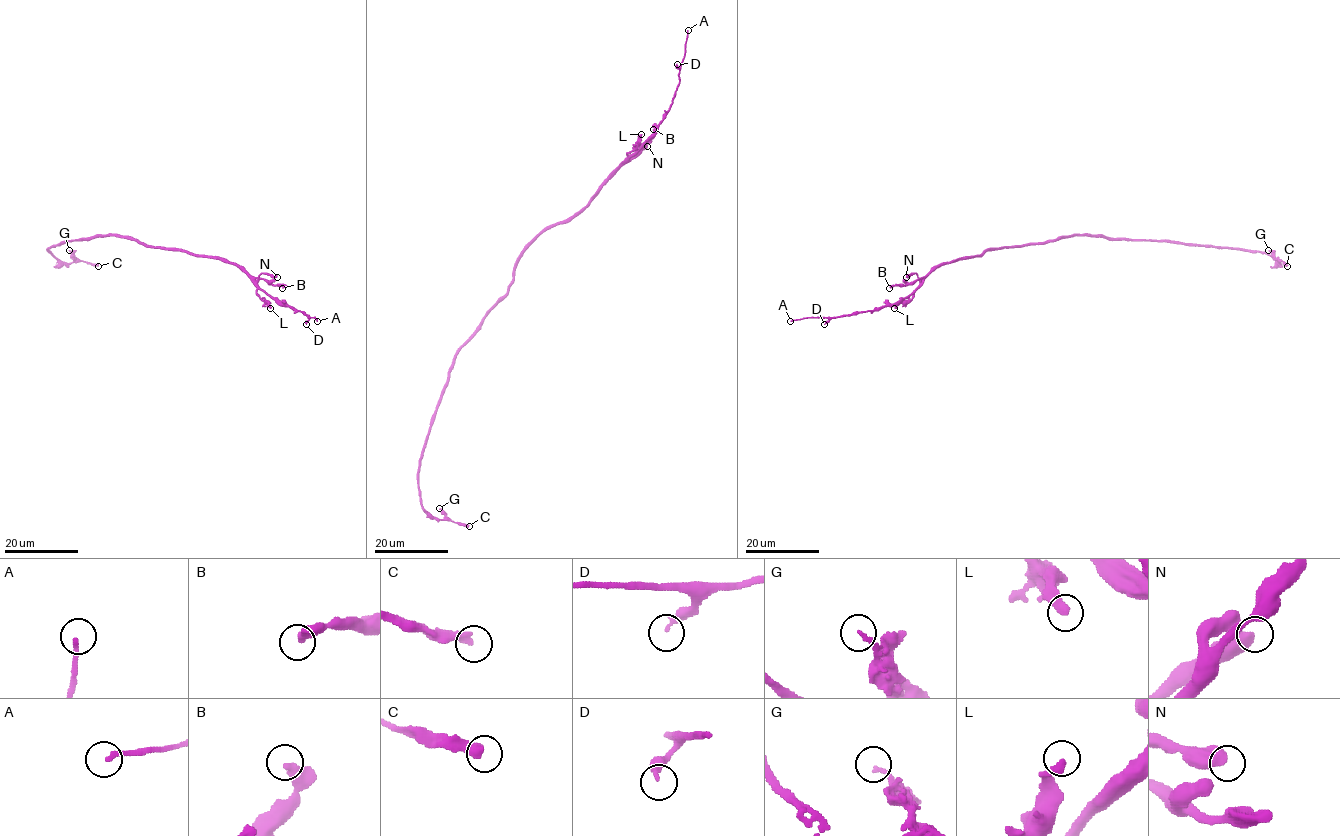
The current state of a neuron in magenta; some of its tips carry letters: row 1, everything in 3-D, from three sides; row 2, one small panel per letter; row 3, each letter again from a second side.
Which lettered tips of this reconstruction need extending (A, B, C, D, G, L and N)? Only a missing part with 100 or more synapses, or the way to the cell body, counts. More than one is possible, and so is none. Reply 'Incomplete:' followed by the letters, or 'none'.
Incomplete: A

